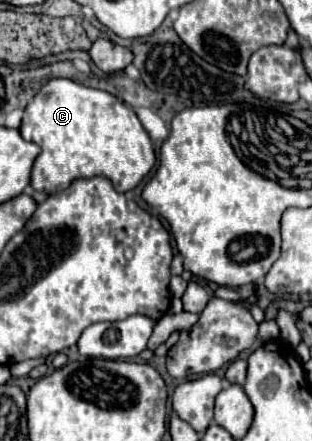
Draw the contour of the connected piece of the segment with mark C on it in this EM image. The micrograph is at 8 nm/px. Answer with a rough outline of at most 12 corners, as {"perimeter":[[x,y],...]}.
{"perimeter":[[50,79],[20,133],[42,147],[32,189],[82,177],[118,193],[154,167],[118,97]]}

